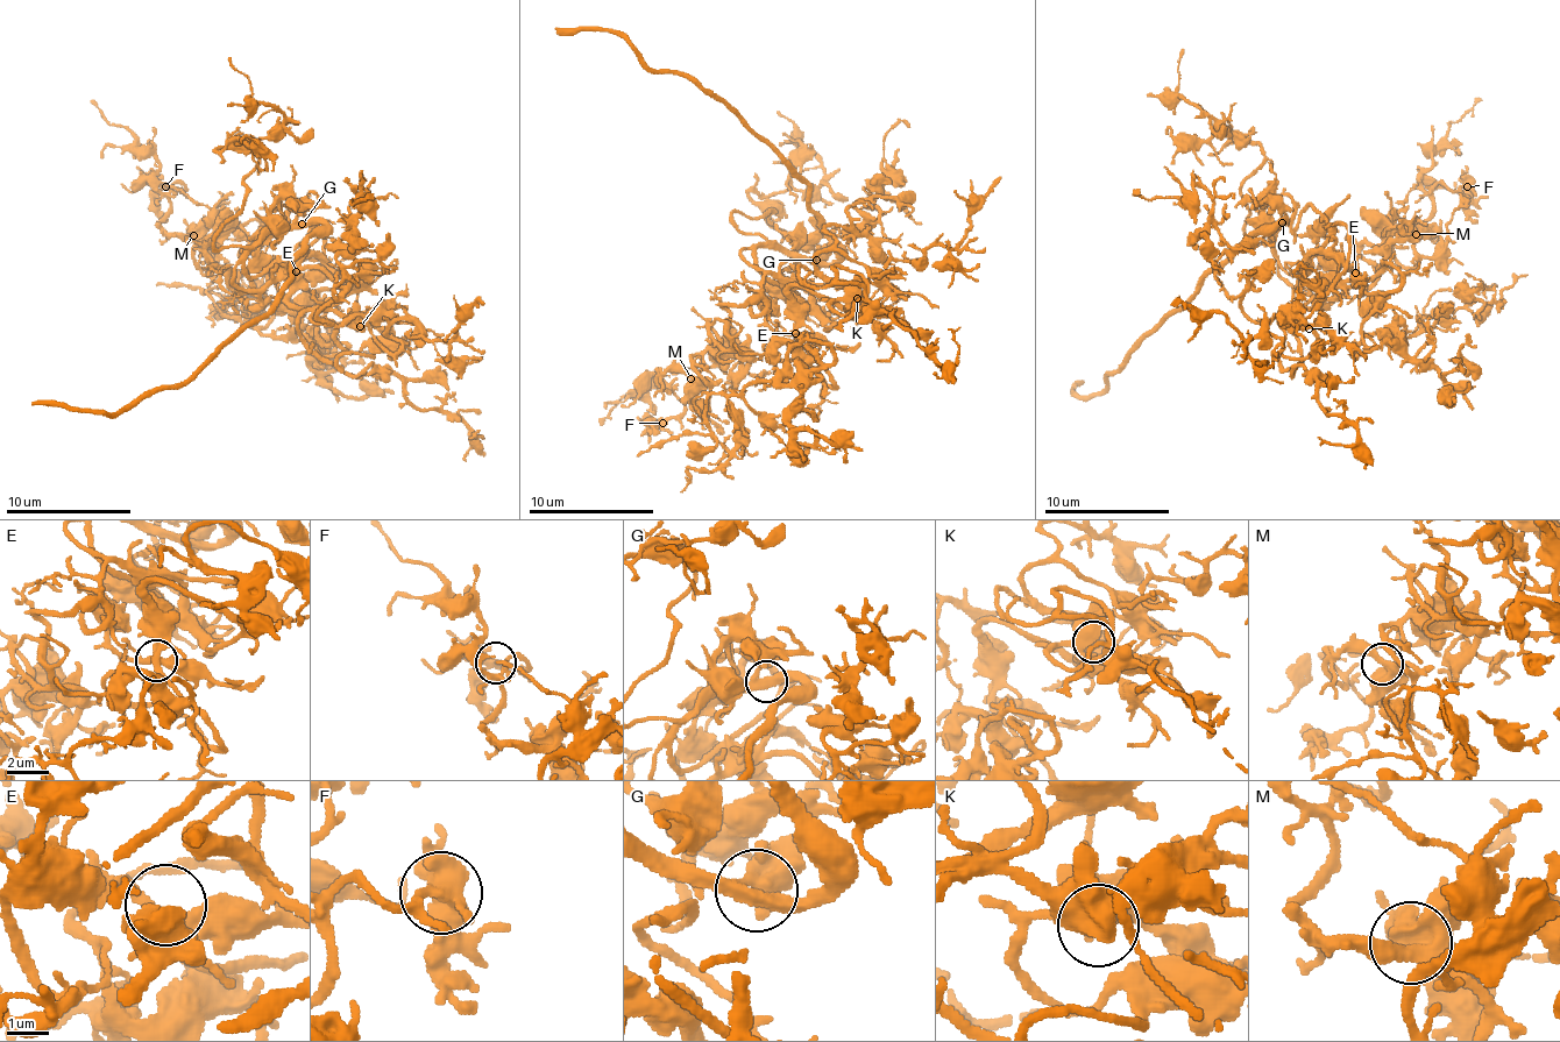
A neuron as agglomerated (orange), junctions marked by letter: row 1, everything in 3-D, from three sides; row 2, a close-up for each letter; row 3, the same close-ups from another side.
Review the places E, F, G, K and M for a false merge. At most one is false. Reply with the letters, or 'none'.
none

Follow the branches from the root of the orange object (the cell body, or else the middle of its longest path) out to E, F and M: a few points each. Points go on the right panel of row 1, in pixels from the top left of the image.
E: (1275, 236), (1276, 261), (1289, 274), (1300, 275), (1307, 266), (1314, 276), (1348, 280), (1355, 273)
F: (1275, 236), (1277, 274), (1326, 305), (1337, 273), (1384, 239), (1411, 186), (1467, 186)
M: (1275, 236), (1277, 274), (1326, 305), (1337, 273), (1352, 270), (1363, 245), (1389, 241), (1408, 247), (1416, 234)

